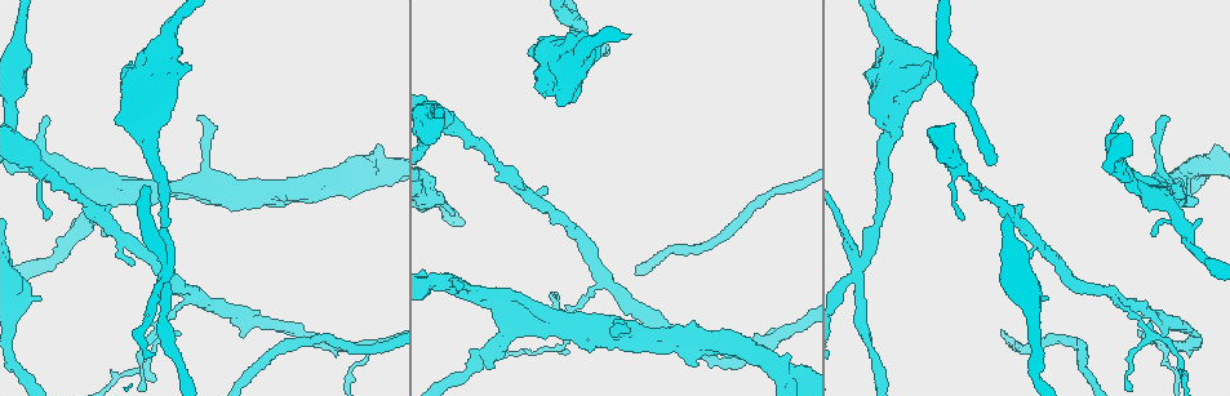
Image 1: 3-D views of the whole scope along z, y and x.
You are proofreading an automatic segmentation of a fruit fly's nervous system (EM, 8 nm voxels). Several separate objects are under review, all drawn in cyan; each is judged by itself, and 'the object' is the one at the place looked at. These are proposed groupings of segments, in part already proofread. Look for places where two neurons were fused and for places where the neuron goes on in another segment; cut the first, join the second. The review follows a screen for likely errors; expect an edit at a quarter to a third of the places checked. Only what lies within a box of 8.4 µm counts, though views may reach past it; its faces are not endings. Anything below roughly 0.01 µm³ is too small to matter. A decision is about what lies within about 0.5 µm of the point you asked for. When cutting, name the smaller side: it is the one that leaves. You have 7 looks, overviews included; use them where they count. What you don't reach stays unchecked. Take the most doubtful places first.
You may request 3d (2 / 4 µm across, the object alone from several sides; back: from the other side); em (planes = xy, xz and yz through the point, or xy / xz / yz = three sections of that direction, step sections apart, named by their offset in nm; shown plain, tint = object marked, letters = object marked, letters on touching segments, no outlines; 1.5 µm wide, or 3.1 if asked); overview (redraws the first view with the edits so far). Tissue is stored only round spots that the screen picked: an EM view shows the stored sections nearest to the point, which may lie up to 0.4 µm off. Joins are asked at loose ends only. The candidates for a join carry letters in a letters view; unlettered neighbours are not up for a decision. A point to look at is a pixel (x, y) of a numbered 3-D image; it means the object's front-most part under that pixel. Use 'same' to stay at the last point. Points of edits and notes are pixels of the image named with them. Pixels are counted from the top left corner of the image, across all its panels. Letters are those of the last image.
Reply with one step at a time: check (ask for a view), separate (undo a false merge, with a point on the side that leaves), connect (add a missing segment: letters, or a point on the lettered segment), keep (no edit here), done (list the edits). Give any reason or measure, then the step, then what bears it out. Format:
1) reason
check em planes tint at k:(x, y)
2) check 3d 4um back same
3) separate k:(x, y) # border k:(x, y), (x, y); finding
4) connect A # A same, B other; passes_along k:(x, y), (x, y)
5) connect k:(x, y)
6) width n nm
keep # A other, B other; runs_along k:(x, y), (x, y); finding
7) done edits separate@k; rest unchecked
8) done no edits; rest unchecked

thick end
check 3d 2um at 1:(191, 66)

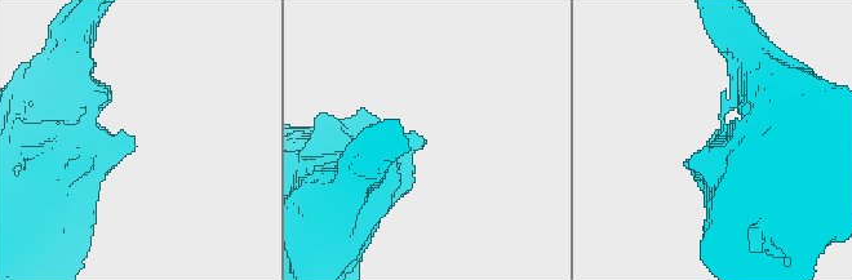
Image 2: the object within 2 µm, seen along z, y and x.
now the EM
check em planes letters at 2:(713, 138)

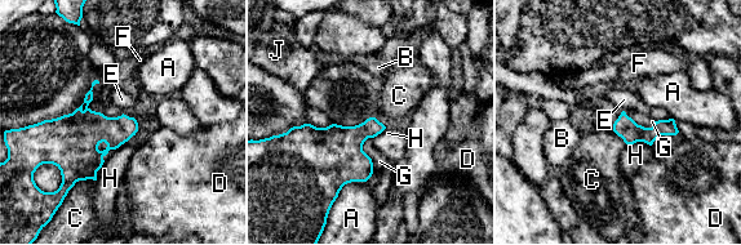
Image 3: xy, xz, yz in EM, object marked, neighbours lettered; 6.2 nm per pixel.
keep # A other, B other, C other, D other, E other, F other, G other, H other, J other; border 3:(96, 179), (79, 179), (67, 191); no lettered segment goes on from it

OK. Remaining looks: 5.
an open end
check em planes letters at 1:(198, 119)

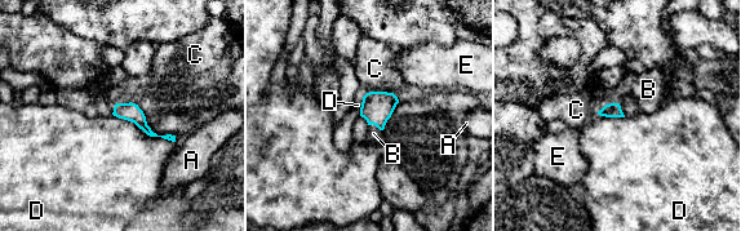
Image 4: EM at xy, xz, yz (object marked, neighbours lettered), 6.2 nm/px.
width 100 nm
connect B # A other, B same, C other, D other, E other; passes_along 4:(377, 107), (376, 125), (373, 133); the neuron continues

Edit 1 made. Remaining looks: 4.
check overview

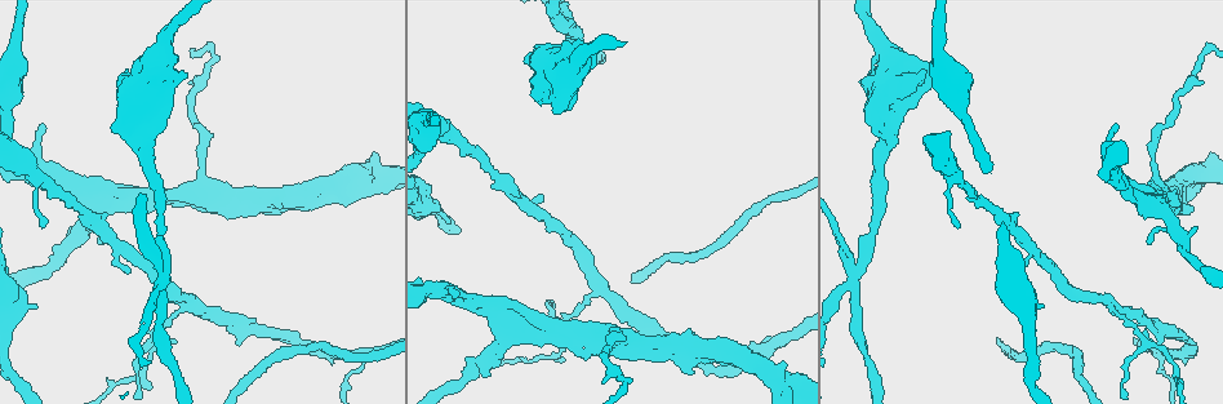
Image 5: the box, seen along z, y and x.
branch stops here
check 3d 4um at 5:(958, 228)

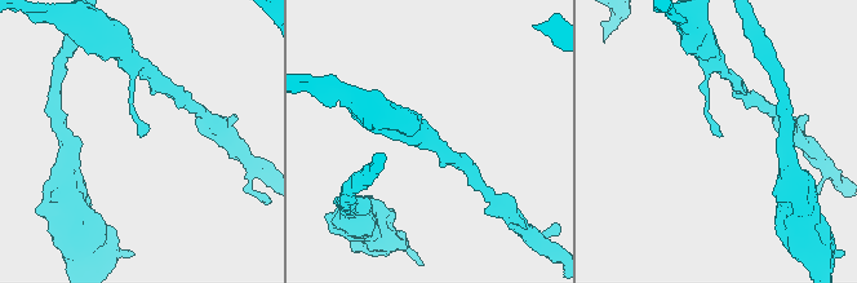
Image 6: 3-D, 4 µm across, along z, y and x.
check em planes letters at 6:(718, 135)

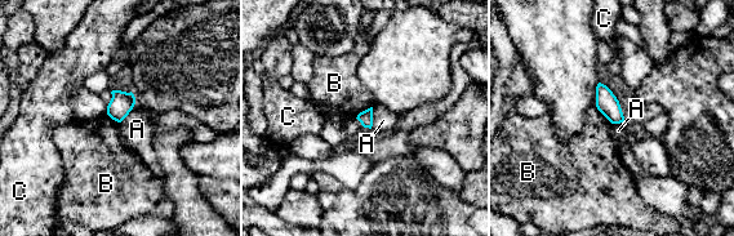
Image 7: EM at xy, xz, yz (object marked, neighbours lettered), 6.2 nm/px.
keep # A other, B other, C other; border 7:(372, 106), (363, 110), (355, 118); none of them fits

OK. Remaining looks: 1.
done edits connect@4; rest unchecked

